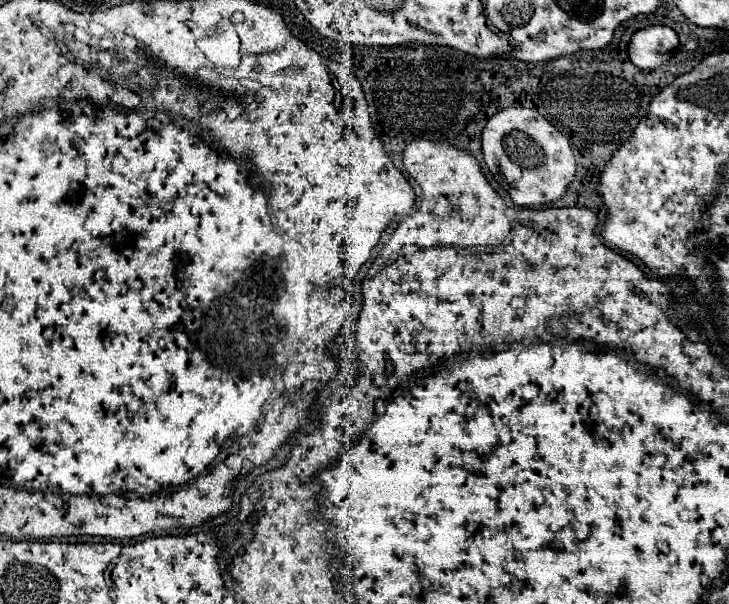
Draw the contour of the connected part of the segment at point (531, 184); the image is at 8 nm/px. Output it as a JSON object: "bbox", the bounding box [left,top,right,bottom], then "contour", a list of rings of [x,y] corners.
{"bbox":[482,108,576,206],"contour":[[[508,108],[494,114],[482,130],[482,152],[494,178],[508,186],[516,206],[540,206],[560,200],[576,174],[576,158],[568,138],[530,108]]]}

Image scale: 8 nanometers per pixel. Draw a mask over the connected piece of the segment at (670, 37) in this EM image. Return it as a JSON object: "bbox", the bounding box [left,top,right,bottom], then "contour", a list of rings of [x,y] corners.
{"bbox":[628,26,678,70],"contour":[[[648,26],[632,36],[628,44],[628,54],[634,66],[642,70],[656,70],[672,58],[678,46],[678,34],[672,28]]]}

